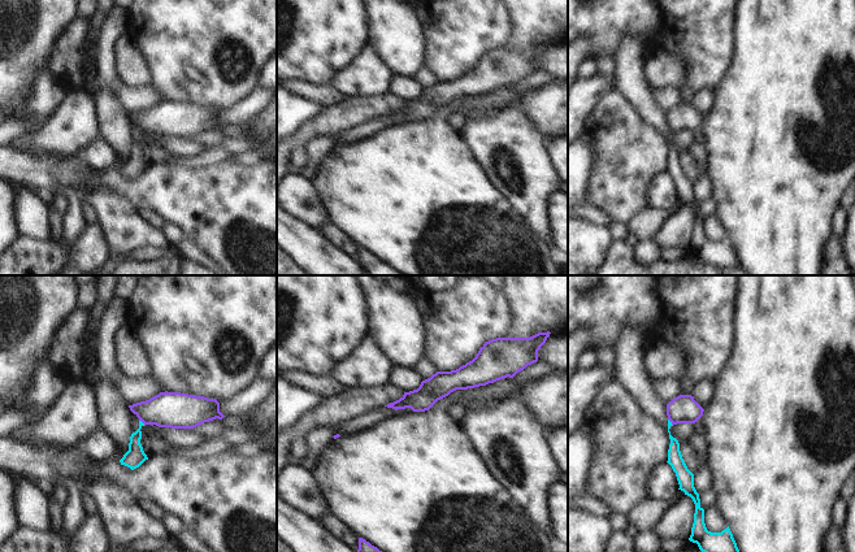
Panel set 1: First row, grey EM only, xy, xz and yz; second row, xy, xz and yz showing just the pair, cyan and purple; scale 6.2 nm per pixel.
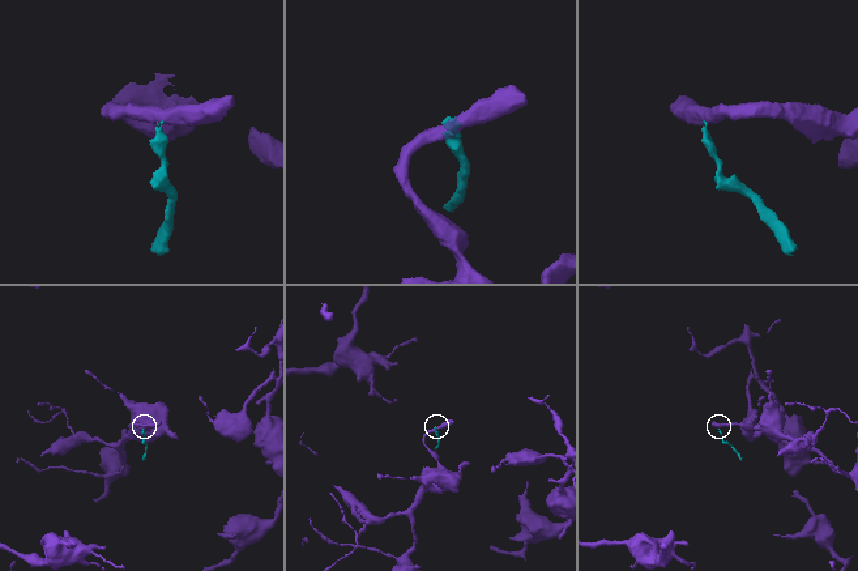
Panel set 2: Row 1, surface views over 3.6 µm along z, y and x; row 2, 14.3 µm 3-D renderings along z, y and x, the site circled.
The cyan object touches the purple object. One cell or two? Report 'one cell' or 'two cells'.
two cells

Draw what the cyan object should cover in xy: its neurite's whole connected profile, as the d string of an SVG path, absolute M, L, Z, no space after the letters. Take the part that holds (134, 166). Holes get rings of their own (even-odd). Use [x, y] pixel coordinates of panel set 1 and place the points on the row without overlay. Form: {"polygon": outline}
{"polygon": "M129 118L130 139L133 140L129 152L129 160L120 169L121 174L130 177L131 179L139 177L146 169L147 164L140 153L142 140L144 132Z"}

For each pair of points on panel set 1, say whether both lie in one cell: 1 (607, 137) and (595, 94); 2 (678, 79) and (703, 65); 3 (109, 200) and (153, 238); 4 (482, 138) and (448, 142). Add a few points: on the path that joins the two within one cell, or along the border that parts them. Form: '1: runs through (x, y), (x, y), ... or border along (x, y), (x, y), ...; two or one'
1: border along (613, 87), (587, 117), (584, 131); two
2: border along (664, 53), (675, 66), (686, 66), (684, 83); two
3: runs through (120, 212), (142, 234); one
4: border along (458, 131), (480, 166); two

